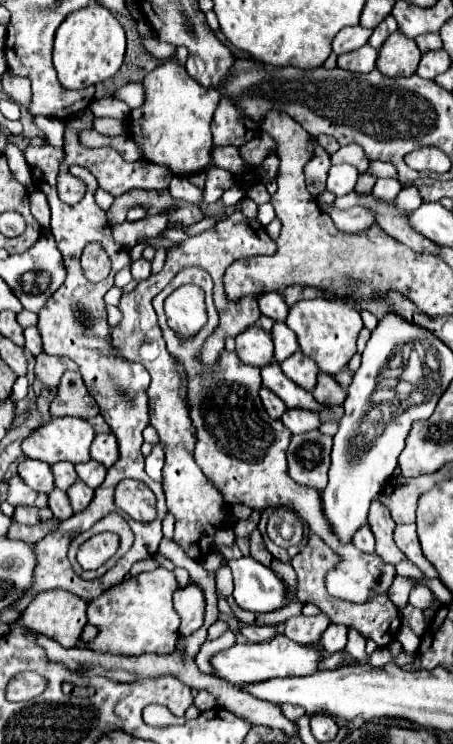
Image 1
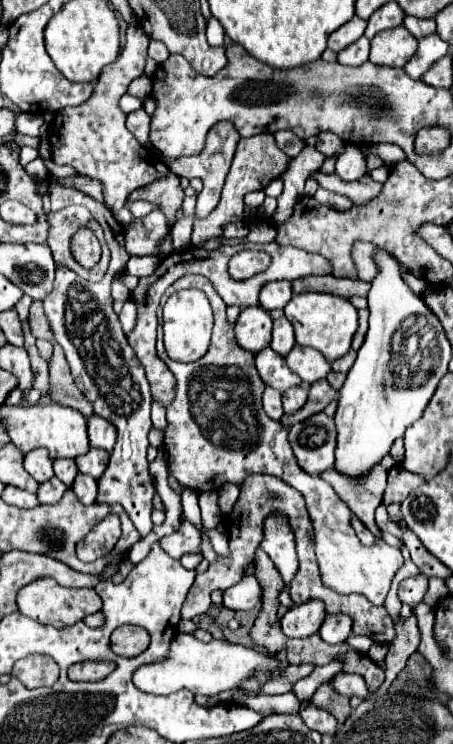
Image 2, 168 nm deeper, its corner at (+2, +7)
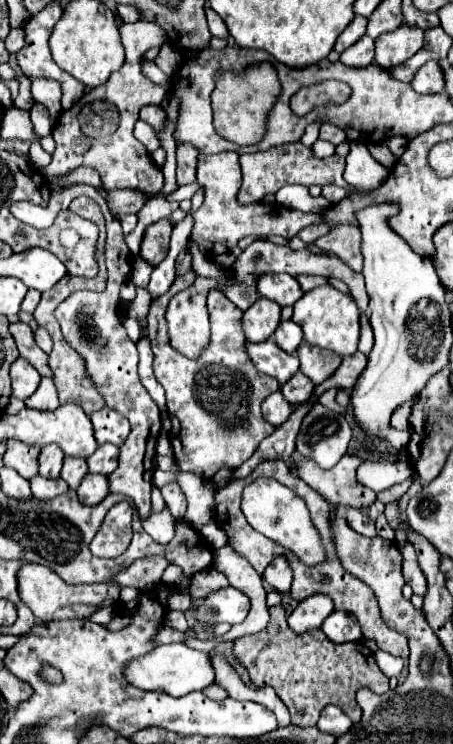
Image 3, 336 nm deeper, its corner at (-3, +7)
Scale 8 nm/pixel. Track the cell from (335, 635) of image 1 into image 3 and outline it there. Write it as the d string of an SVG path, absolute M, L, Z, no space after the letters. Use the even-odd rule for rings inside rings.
M334 611L330 617L324 621L322 631L332 643L346 643L346 641L360 641L360 625L352 613L344 611Z

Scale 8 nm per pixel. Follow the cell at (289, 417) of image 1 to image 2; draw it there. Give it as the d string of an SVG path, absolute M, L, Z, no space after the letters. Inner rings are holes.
M299 385L299 387L287 389L283 393L283 409L287 415L293 415L295 411L299 411L305 405L307 391L309 391L309 385Z

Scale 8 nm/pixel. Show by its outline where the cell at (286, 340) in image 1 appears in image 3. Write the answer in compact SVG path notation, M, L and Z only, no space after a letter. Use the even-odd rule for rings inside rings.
M282 321L274 333L274 341L286 353L294 353L302 343L302 329L294 321Z

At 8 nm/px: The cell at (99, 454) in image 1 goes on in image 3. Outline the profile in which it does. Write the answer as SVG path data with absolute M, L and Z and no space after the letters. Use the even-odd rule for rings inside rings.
M108 407L92 413L90 419L92 419L92 425L94 425L96 441L100 445L112 443L112 445L120 447L130 433L130 423L126 421L126 417L116 415L116 411L112 411Z

